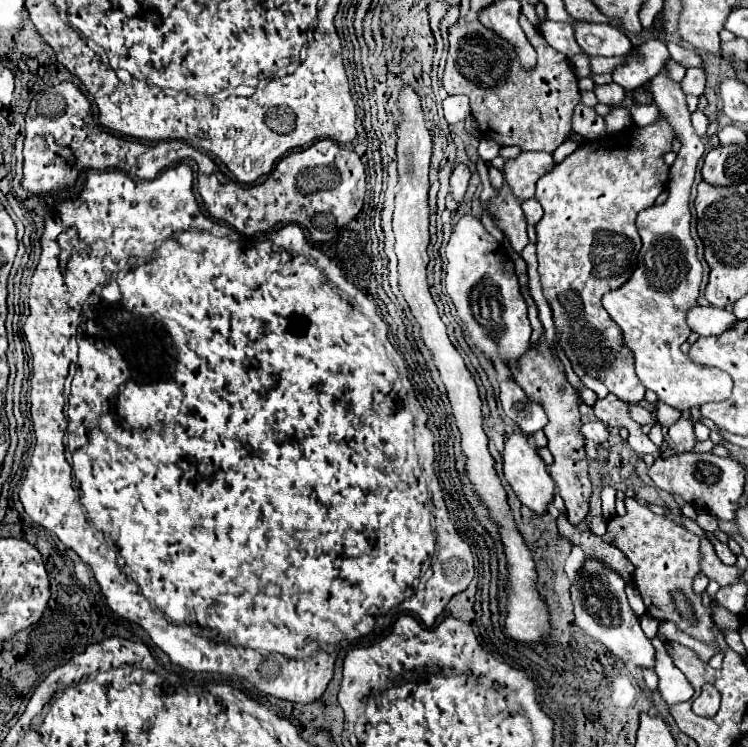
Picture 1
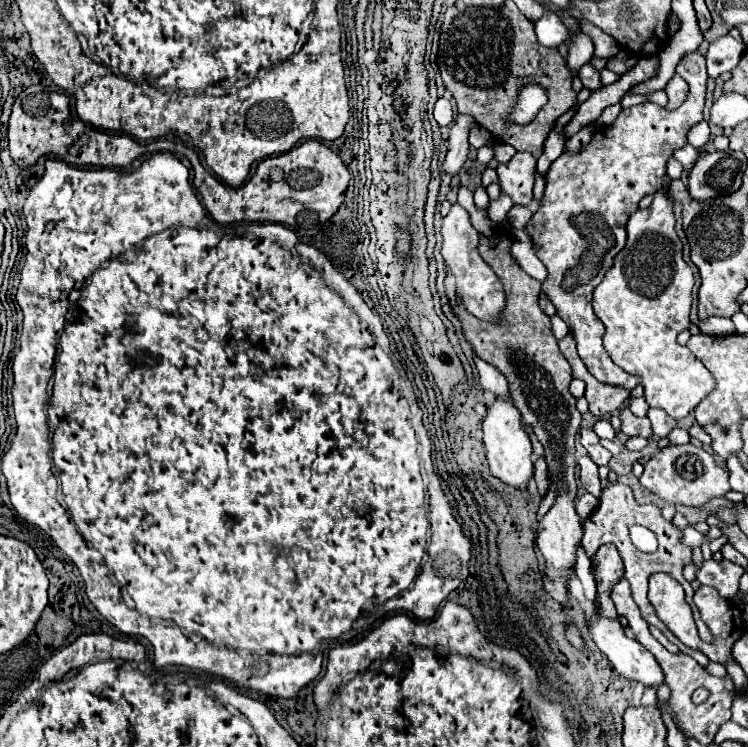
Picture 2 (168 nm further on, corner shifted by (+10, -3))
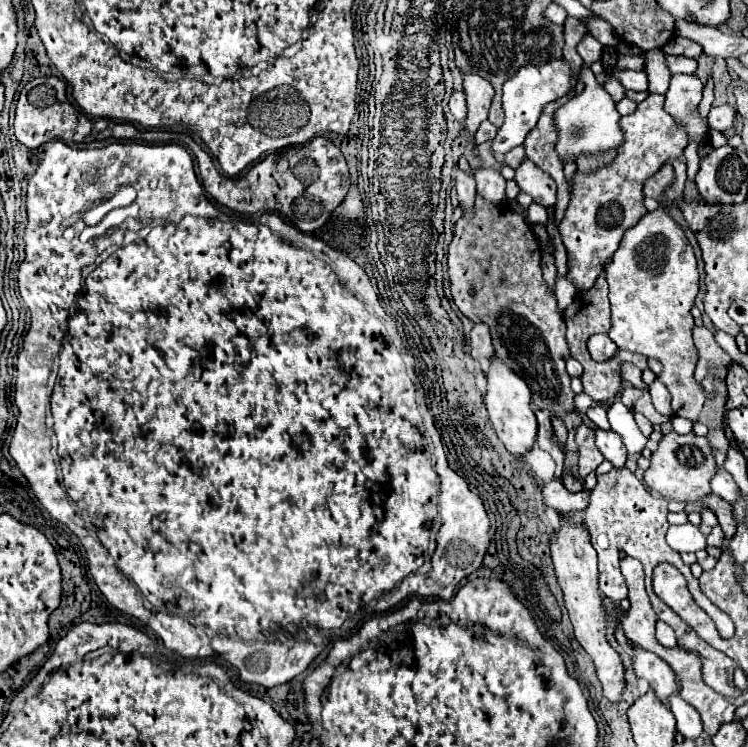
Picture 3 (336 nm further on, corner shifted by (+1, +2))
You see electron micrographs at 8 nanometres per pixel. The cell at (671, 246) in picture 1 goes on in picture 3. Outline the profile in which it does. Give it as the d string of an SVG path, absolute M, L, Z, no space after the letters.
M664 211L646 213L638 225L624 233L620 247L606 265L612 329L610 339L628 351L654 357L664 365L658 379L672 395L672 413L698 421L704 407L702 385L694 383L696 351L692 343L694 317L690 313L698 295L698 271L694 251L684 231Z

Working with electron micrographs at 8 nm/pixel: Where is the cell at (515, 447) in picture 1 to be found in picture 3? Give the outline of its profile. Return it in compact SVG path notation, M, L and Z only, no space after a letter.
M498 357L490 359L488 371L486 371L486 407L488 407L488 415L492 421L494 431L498 433L500 441L504 443L504 447L512 453L512 455L524 455L528 449L532 449L534 439L536 439L536 415L530 407L530 387L526 385L526 381L522 377L518 377L514 371L510 371L510 367L506 363L502 363Z

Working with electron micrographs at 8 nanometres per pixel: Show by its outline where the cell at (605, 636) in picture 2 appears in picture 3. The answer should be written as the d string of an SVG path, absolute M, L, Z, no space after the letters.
M634 645L634 669L636 675L646 679L650 683L650 687L654 689L656 697L666 703L670 695L676 693L676 675L670 669L668 663L662 663L662 659L658 659L658 655L648 653L646 649Z

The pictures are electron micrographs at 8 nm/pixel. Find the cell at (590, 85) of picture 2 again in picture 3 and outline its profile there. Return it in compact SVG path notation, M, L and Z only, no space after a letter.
M586 33L584 39L576 45L576 51L584 59L586 65L590 65L590 63L594 63L596 59L602 57L602 45L590 33Z

